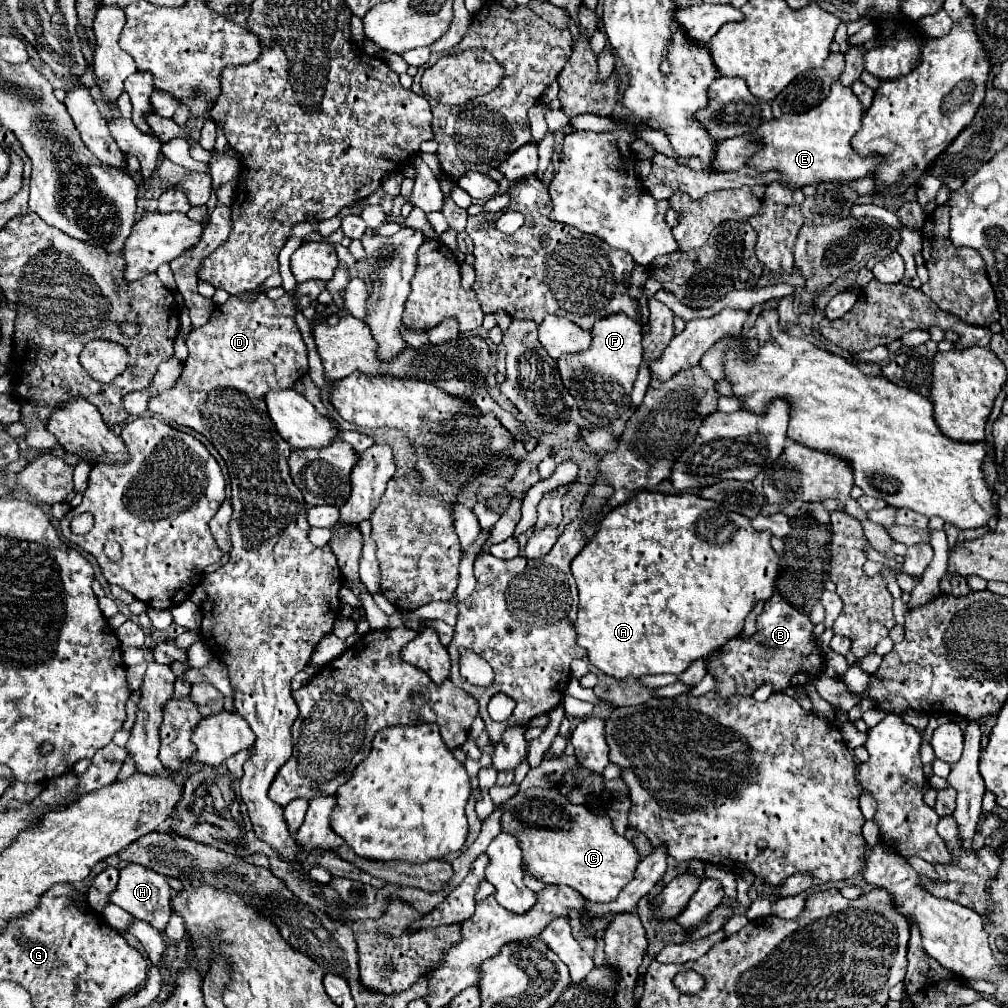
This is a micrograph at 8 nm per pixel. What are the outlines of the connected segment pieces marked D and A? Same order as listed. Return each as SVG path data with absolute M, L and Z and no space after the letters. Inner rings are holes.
M327 281L299 283L293 293L285 293L281 299L273 301L265 293L251 291L245 299L229 297L223 305L217 305L211 319L189 333L185 341L189 347L189 357L183 363L181 377L175 387L157 393L149 399L147 411L151 415L161 415L163 419L175 421L203 433L215 449L221 453L229 467L231 481L231 501L233 515L229 521L231 551L229 561L215 573L207 573L201 585L207 591L207 599L201 603L203 621L199 627L201 639L209 645L211 653L223 661L229 669L231 685L235 687L235 709L247 719L253 733L257 735L251 755L243 765L241 777L241 797L247 805L247 813L253 823L255 835L269 843L283 859L295 863L297 843L283 823L283 809L267 797L269 785L273 783L277 771L291 757L291 725L297 719L297 705L291 697L291 679L299 673L311 659L317 643L333 631L333 623L341 611L339 589L343 587L343 575L339 571L333 551L325 547L313 547L307 539L307 507L301 491L293 485L289 477L289 453L291 447L275 431L269 419L265 393L267 389L287 389L293 387L303 375L307 375L307 345L297 327L295 315L297 307L309 307L315 303L321 291L325 291Z
M639 491L633 499L627 503L615 507L609 511L595 537L583 547L583 551L573 559L571 563L571 573L575 577L577 589L579 589L579 615L577 621L573 623L573 629L579 633L577 643L587 649L589 661L601 669L603 673L615 677L615 679L627 679L627 677L641 677L649 673L683 673L693 661L709 655L717 647L721 647L727 639L739 635L743 631L743 621L753 609L753 605L761 599L767 601L773 595L775 587L775 577L779 569L779 555L771 547L771 533L769 531L755 531L751 527L751 519L723 511L715 501L707 501L699 495L665 495L665 493L653 493L653 491Z

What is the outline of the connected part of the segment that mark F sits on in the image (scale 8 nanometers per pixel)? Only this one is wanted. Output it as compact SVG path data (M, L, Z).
M623 313L599 319L591 331L593 341L587 351L567 353L559 357L559 373L563 385L577 399L581 415L595 425L619 419L631 403L631 389L643 359L641 327Z

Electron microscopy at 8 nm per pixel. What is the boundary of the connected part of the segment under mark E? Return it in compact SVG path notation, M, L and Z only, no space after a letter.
M837 81L835 87L831 87L831 95L819 107L761 123L753 135L763 141L763 149L755 153L747 165L757 167L759 171L781 171L783 183L791 189L799 189L815 181L855 181L871 177L877 171L877 165L883 163L883 155L863 157L851 147L851 139L861 129L863 115L865 107L851 87L843 87Z

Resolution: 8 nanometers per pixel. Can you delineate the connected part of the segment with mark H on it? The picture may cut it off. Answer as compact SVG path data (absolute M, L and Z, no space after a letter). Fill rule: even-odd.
M129 863L119 871L119 883L117 887L111 891L109 901L123 907L127 913L135 915L137 919L143 919L147 923L151 923L155 929L165 929L171 917L171 895L173 889L167 883L167 877L143 867L143 865L135 865Z

